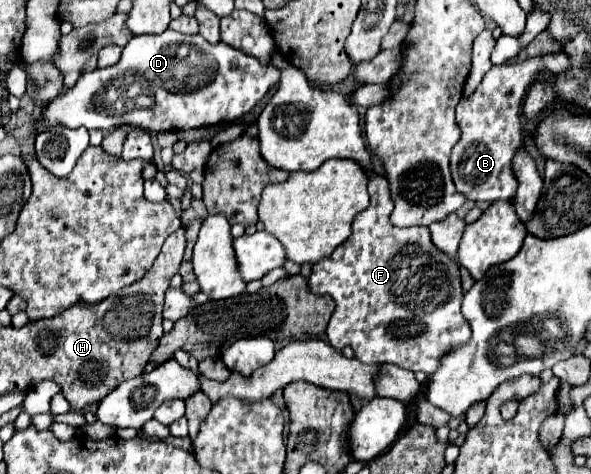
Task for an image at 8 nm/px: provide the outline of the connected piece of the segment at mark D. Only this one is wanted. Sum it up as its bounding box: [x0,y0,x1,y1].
[34,28,278,134]

